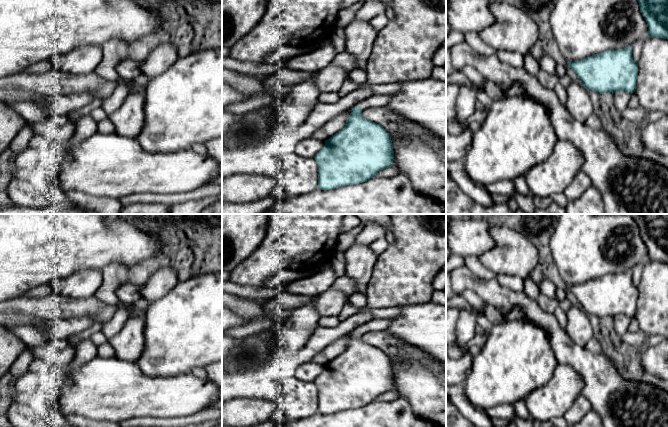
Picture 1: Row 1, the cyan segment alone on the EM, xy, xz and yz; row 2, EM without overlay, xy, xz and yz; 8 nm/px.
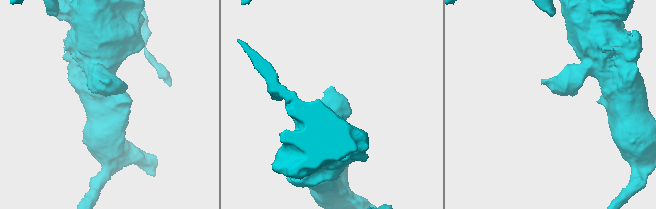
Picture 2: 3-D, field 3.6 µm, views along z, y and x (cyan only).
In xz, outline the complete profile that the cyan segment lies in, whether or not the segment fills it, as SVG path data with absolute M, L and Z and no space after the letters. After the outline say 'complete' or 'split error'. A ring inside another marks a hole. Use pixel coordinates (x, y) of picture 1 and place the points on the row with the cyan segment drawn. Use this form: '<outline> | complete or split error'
M371 95L352 108L343 129L325 141L325 146L315 155L318 164L318 189L332 190L347 185L360 184L388 167L394 160L393 144L389 133L382 125L362 116L362 111L372 107L383 107L389 95Z | split error

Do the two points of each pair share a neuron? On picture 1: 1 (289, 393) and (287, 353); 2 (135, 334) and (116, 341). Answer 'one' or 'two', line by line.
1: two
2: one

